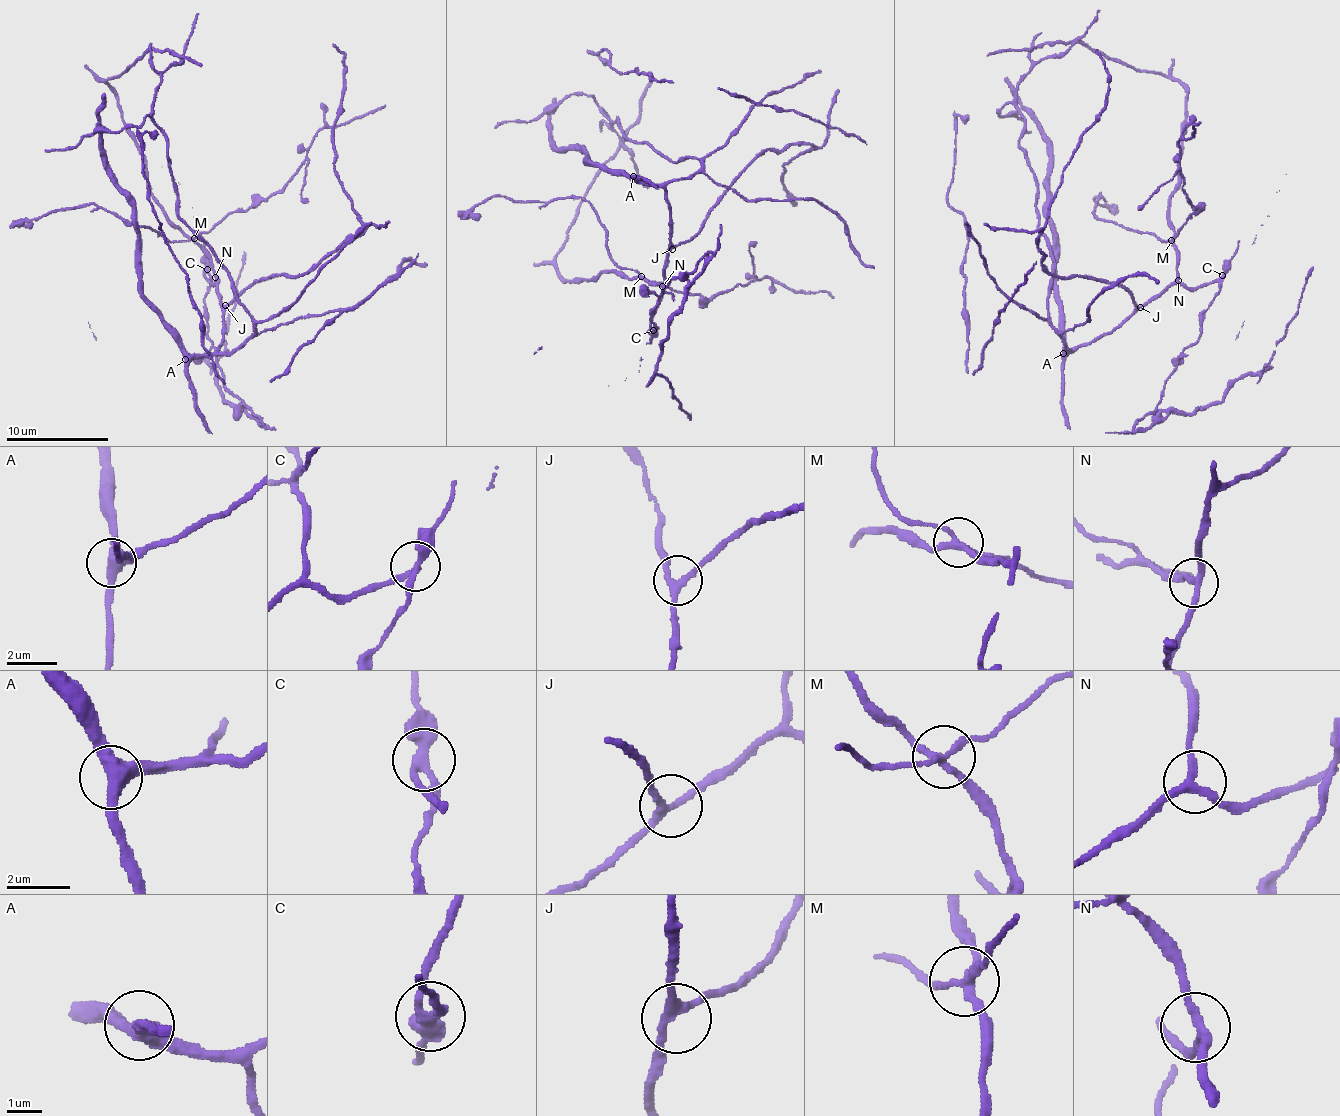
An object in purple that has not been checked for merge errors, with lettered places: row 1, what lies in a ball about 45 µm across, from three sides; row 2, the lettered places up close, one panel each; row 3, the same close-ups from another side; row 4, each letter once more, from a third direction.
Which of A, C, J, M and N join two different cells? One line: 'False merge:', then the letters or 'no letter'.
False merge: C, M

